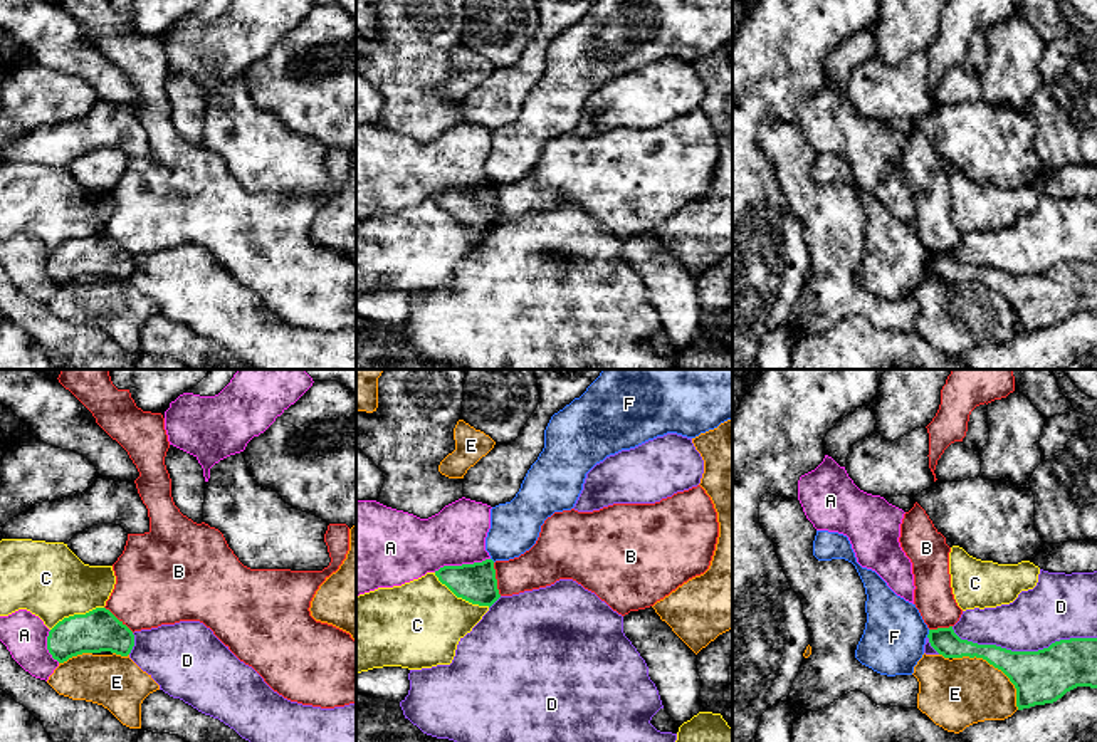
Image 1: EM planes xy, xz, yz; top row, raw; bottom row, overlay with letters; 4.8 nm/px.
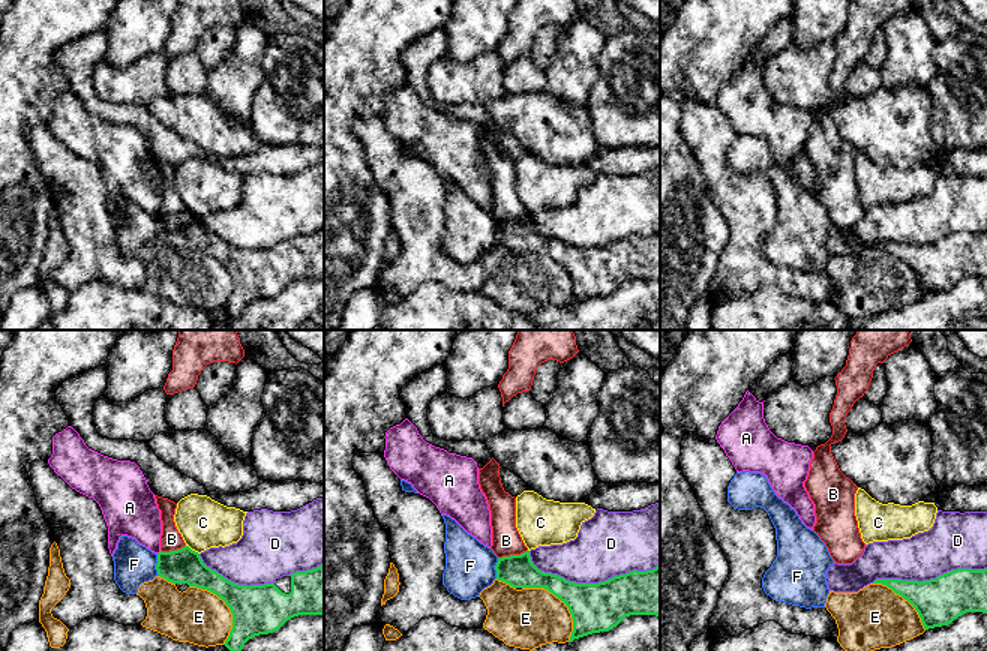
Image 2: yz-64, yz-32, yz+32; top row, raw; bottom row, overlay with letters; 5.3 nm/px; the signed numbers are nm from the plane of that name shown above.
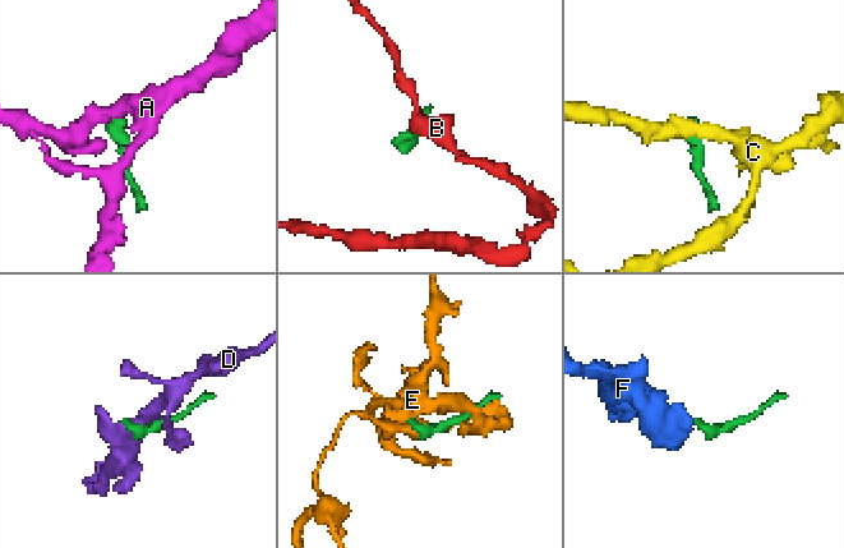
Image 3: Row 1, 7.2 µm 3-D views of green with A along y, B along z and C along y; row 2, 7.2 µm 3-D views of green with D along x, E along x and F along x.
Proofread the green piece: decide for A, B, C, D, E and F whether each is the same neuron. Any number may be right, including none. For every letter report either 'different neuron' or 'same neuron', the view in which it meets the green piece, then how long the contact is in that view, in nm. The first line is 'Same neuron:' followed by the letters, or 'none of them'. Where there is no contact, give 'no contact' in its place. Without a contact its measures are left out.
Same neuron: none of them
A: different neuron | xz | 280 nm
B: different neuron | xz | 170 nm
C: different neuron | xz | 320 nm
D: different neuron | yz | 700 nm
E: different neuron | yz | 400 nm
F: different neuron | yz | 40 nm

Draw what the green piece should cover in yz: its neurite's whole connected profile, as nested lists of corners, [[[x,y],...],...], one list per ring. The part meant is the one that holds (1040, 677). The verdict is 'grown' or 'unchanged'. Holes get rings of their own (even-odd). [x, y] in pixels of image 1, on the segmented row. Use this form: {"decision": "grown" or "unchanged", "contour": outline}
{"decision": "unchanged", "contour": [[[953,626],[929,630],[931,646],[944,658],[983,658],[1016,688],[1018,710],[1053,703],[1077,687],[1097,688],[1097,638],[1070,638],[1038,651],[1011,651],[961,640]]]}

